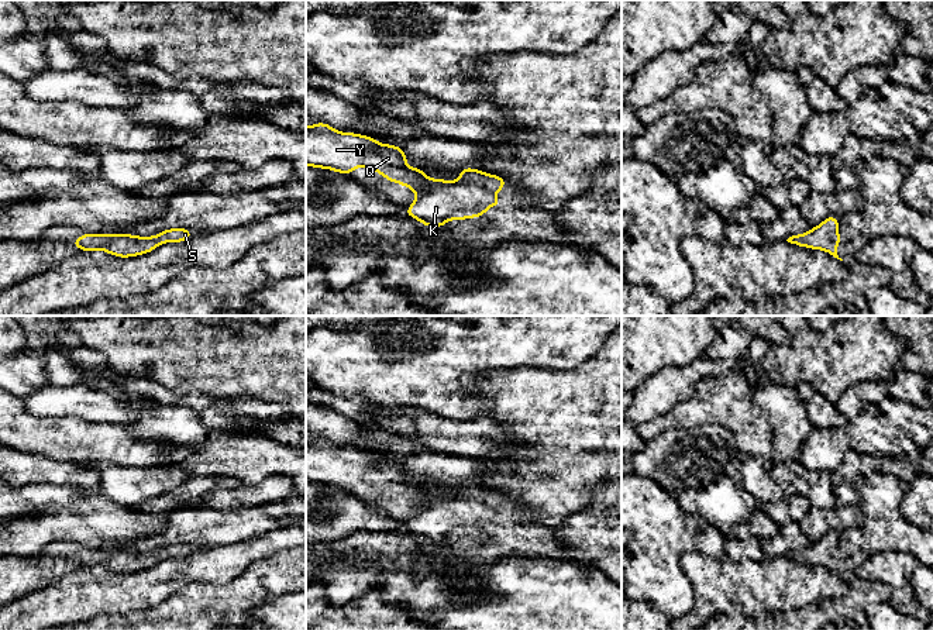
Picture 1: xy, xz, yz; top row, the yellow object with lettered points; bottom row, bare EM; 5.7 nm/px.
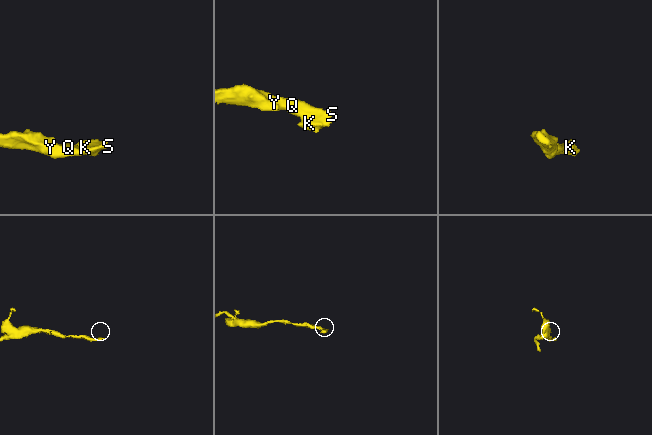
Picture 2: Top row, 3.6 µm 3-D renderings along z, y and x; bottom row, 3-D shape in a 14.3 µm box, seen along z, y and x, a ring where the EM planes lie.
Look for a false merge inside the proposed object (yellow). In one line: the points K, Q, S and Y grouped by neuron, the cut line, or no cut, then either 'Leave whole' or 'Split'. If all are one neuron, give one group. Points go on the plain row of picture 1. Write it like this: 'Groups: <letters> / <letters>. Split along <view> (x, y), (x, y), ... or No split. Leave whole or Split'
Groups: K Q S Y. No split. Leave whole

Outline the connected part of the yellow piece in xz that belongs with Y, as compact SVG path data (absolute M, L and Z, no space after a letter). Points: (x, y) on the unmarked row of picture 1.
M326 438L306 443L306 481L344 490L358 482L375 485L388 496L414 506L416 516L404 529L427 543L483 533L489 523L502 521L493 512L507 500L503 493L474 483L464 483L457 498L431 495L406 479L403 464L379 459L368 451L340 448Z

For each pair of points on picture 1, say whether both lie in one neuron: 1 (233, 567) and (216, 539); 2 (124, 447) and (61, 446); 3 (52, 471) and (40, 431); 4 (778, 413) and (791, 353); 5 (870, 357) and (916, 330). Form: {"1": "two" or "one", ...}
{"1": "two", "2": "one", "3": "two", "4": "two", "5": "two"}

